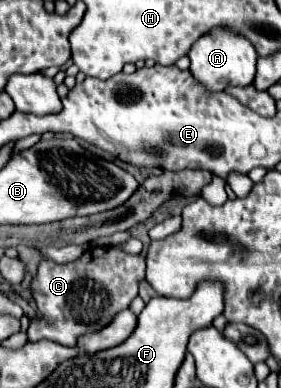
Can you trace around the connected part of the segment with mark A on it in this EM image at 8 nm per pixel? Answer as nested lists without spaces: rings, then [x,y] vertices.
[[[219,26],[203,34],[189,52],[191,58],[191,72],[193,76],[207,86],[207,90],[221,92],[225,86],[247,86],[255,78],[255,66],[257,66],[257,52],[253,44],[245,38],[233,32],[227,26]]]

